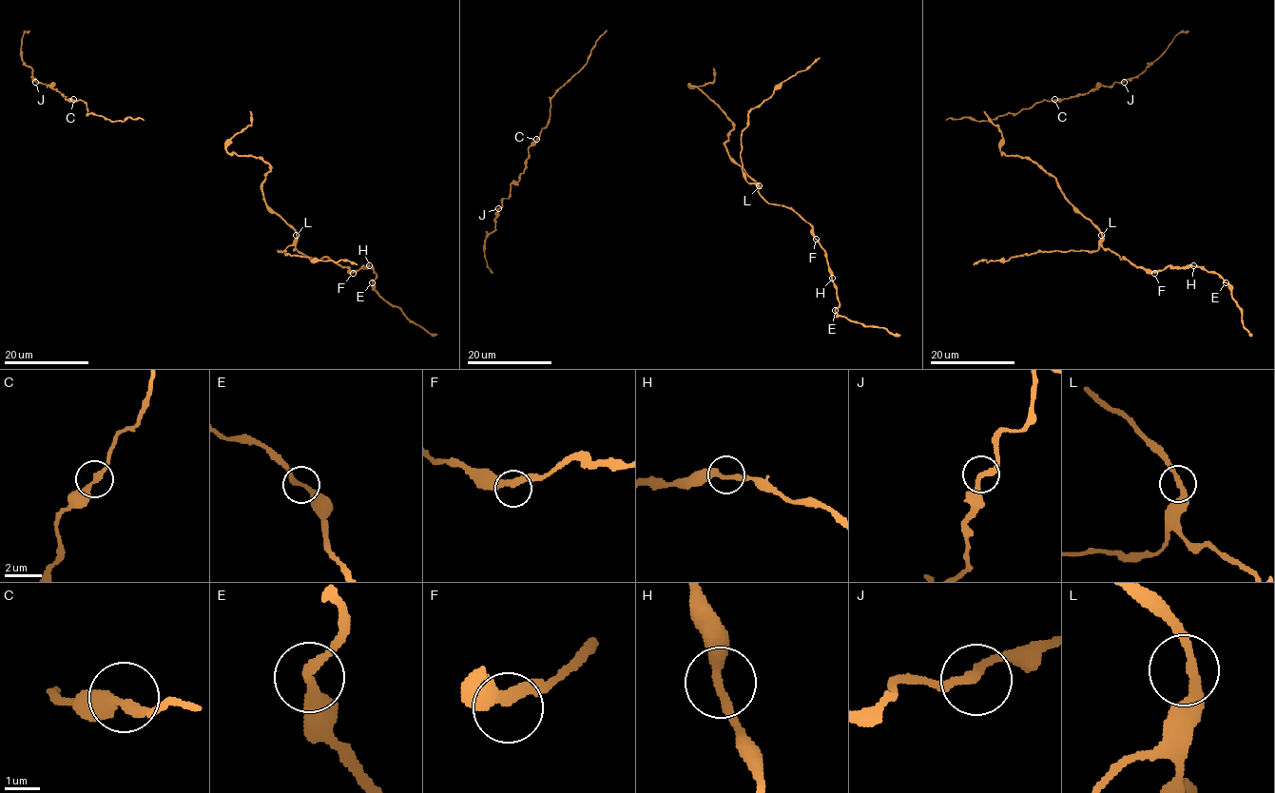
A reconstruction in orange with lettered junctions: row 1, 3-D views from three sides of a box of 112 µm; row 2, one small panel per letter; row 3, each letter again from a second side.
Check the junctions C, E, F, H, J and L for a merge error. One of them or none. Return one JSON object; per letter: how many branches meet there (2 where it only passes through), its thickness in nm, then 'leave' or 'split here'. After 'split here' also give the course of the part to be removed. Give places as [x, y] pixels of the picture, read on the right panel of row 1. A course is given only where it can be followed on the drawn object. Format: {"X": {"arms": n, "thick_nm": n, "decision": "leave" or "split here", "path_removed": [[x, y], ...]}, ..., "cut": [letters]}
{"C": {"arms": 2, "thick_nm": 280, "decision": "leave"}, "E": {"arms": 2, "thick_nm": 280, "decision": "leave"}, "F": {"arms": 2, "thick_nm": 280, "decision": "leave"}, "H": {"arms": 2, "thick_nm": 320, "decision": "leave"}, "J": {"arms": 2, "thick_nm": 260, "decision": "leave"}, "L": {"arms": 2, "thick_nm": 280, "decision": "leave"}, "cut": []}

